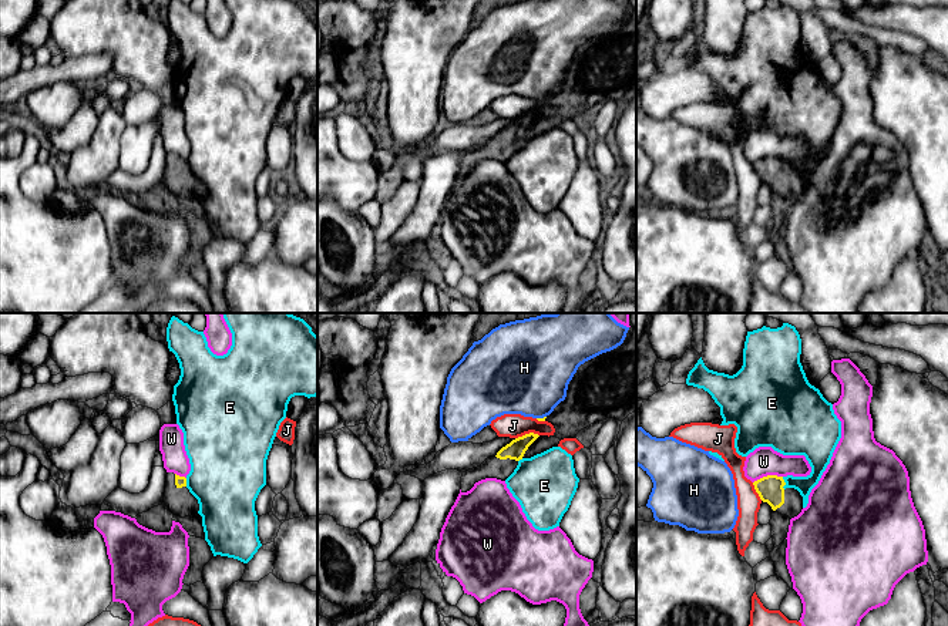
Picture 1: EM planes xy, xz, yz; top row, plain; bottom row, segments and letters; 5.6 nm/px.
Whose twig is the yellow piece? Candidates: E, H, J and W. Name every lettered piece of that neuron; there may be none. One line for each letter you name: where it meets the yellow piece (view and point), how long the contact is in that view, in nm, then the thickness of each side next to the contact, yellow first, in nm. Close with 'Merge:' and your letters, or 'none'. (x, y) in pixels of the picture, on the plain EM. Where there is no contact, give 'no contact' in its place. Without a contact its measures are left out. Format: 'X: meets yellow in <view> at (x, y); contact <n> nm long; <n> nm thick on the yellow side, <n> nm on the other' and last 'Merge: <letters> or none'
Merge: none

